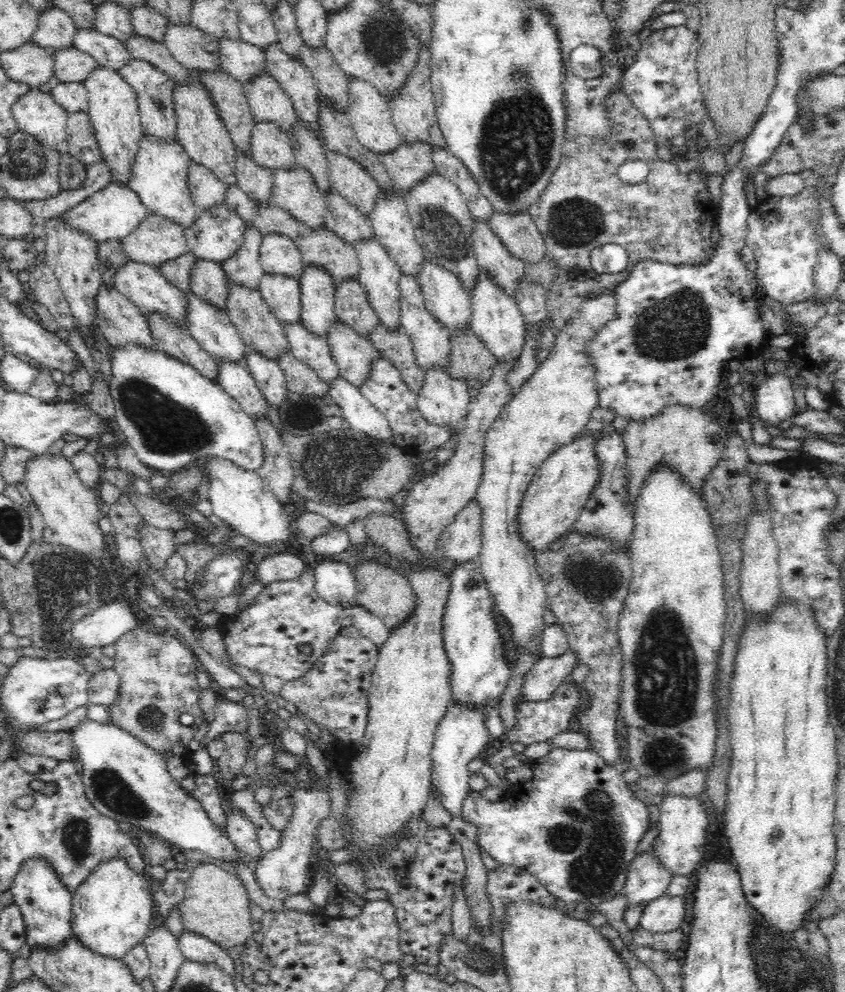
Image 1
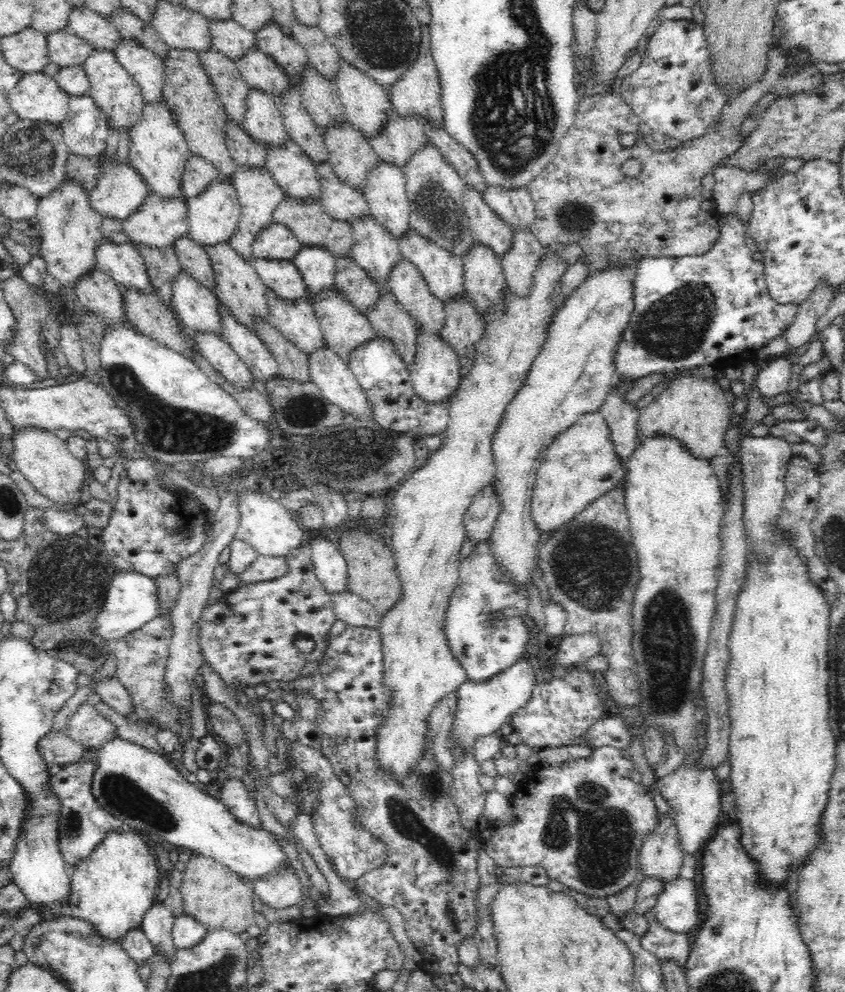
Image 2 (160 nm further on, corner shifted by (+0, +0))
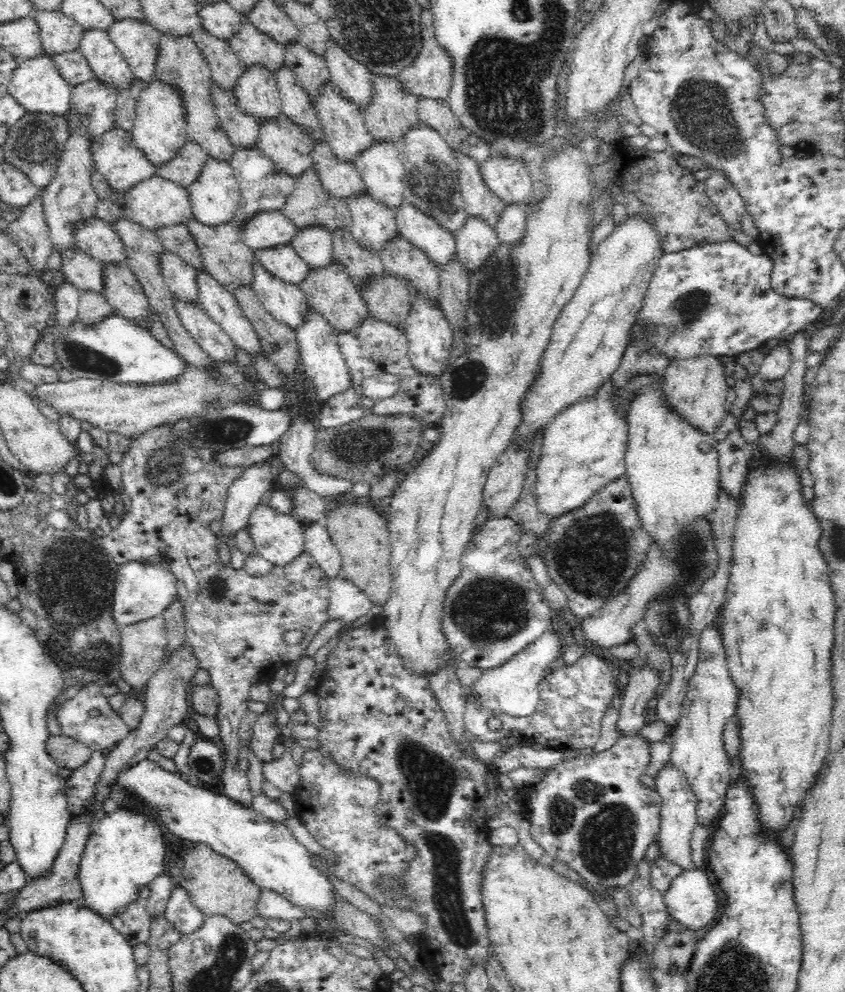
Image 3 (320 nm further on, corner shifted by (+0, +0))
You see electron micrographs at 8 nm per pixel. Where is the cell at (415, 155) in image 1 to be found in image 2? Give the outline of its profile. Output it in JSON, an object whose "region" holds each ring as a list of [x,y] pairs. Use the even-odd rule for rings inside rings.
{"region":[[[395,109],[386,119],[384,128],[369,138],[380,162],[394,164],[404,170],[410,157],[429,142],[425,133],[425,120],[418,115],[398,115]]]}

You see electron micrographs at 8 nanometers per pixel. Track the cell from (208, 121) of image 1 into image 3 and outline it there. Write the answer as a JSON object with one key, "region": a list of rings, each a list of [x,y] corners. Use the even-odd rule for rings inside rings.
{"region":[[[161,34],[158,58],[156,58],[154,69],[157,80],[160,80],[163,84],[174,86],[183,95],[187,135],[190,141],[200,144],[211,157],[229,162],[235,148],[216,115],[210,97],[210,91],[212,91],[214,84],[211,71],[196,42],[190,36]]]}

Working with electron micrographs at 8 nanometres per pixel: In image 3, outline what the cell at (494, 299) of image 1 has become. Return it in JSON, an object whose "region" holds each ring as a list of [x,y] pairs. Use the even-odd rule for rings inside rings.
{"region":[[[469,216],[455,236],[455,256],[471,275],[481,269],[498,246],[495,228],[480,217]]]}

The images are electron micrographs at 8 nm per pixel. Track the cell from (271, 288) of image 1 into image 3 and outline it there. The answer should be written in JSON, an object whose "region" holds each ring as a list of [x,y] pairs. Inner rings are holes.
{"region":[[[292,243],[257,250],[255,258],[266,271],[288,284],[300,284],[311,271]]]}

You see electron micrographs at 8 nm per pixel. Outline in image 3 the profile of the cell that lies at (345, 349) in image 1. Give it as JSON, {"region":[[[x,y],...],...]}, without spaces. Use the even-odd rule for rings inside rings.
{"region":[[[333,260],[328,266],[312,269],[299,287],[307,296],[308,306],[322,314],[336,334],[358,328],[370,316],[361,289],[354,284],[340,261]]]}

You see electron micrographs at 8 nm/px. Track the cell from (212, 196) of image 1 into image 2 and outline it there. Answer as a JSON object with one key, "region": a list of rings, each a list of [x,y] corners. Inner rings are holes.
{"region":[[[192,153],[184,165],[182,194],[186,199],[197,197],[220,178],[221,173],[208,160]]]}

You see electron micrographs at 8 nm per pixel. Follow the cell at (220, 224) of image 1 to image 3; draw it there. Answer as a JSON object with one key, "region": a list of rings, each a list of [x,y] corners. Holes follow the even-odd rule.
{"region":[[[208,155],[206,164],[202,168],[202,174],[194,184],[187,188],[192,203],[194,219],[202,224],[217,227],[219,224],[231,222],[236,210],[238,210],[240,194],[237,177],[230,163],[224,160],[218,160]]]}

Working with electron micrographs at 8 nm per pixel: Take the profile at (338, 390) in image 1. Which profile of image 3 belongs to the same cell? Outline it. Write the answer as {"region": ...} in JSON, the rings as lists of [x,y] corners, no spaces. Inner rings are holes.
{"region":[[[307,308],[308,316],[300,328],[296,329],[300,359],[308,378],[316,388],[317,400],[326,402],[334,395],[344,392],[351,383],[351,374],[337,343],[337,334],[322,314]]]}

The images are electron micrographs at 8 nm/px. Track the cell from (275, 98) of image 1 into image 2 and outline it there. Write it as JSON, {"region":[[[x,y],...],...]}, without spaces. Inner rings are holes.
{"region":[[[252,50],[235,64],[250,90],[260,88],[277,100],[291,88],[291,81],[285,71],[264,52]]]}

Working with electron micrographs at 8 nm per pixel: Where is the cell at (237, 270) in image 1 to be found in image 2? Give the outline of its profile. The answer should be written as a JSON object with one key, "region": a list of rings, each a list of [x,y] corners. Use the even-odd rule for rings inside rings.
{"region":[[[238,165],[238,170],[232,176],[231,184],[239,196],[242,210],[238,226],[236,226],[232,236],[229,238],[230,245],[244,259],[253,262],[256,258],[252,254],[252,243],[257,239],[261,230],[266,228],[267,224],[272,223],[272,214],[278,204],[287,197],[287,193],[276,183],[274,176],[265,167],[245,168],[245,166]]]}

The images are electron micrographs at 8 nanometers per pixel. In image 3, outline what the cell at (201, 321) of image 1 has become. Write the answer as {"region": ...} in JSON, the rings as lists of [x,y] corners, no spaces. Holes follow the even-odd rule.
{"region":[[[164,249],[160,254],[159,265],[165,283],[173,295],[190,304],[198,304],[197,273],[181,256]]]}

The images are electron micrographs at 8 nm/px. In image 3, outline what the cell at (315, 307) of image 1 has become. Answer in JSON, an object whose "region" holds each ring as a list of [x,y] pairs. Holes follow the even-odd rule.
{"region":[[[322,225],[301,228],[291,243],[310,270],[328,266],[333,260],[333,235]]]}

